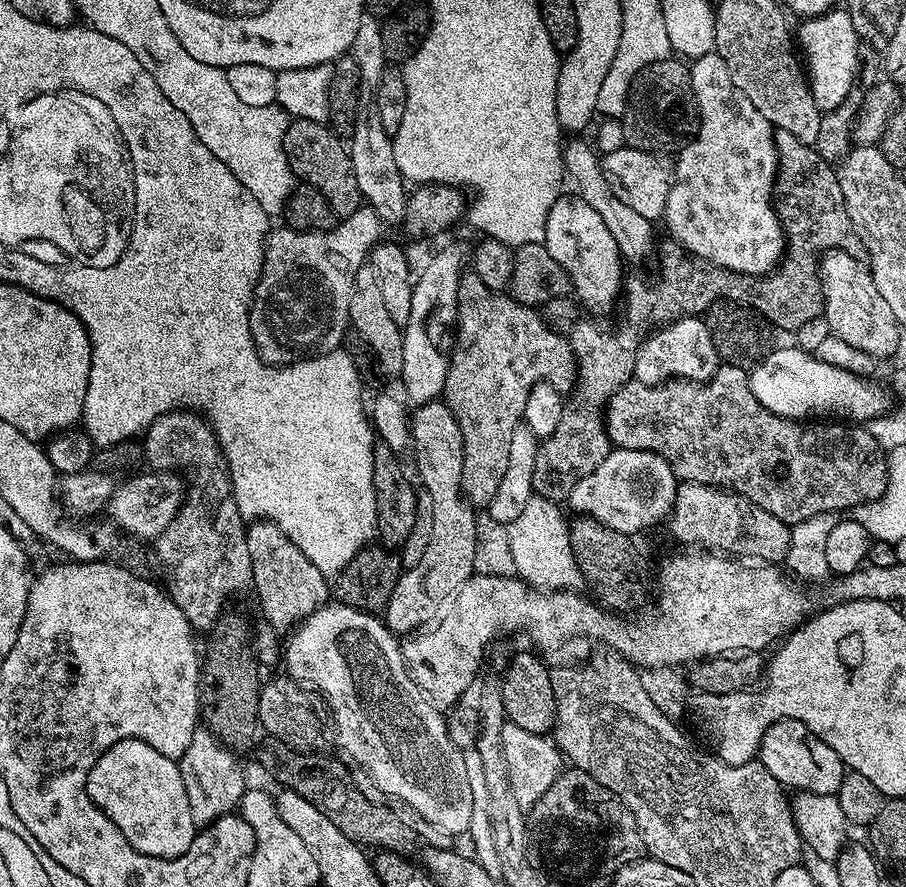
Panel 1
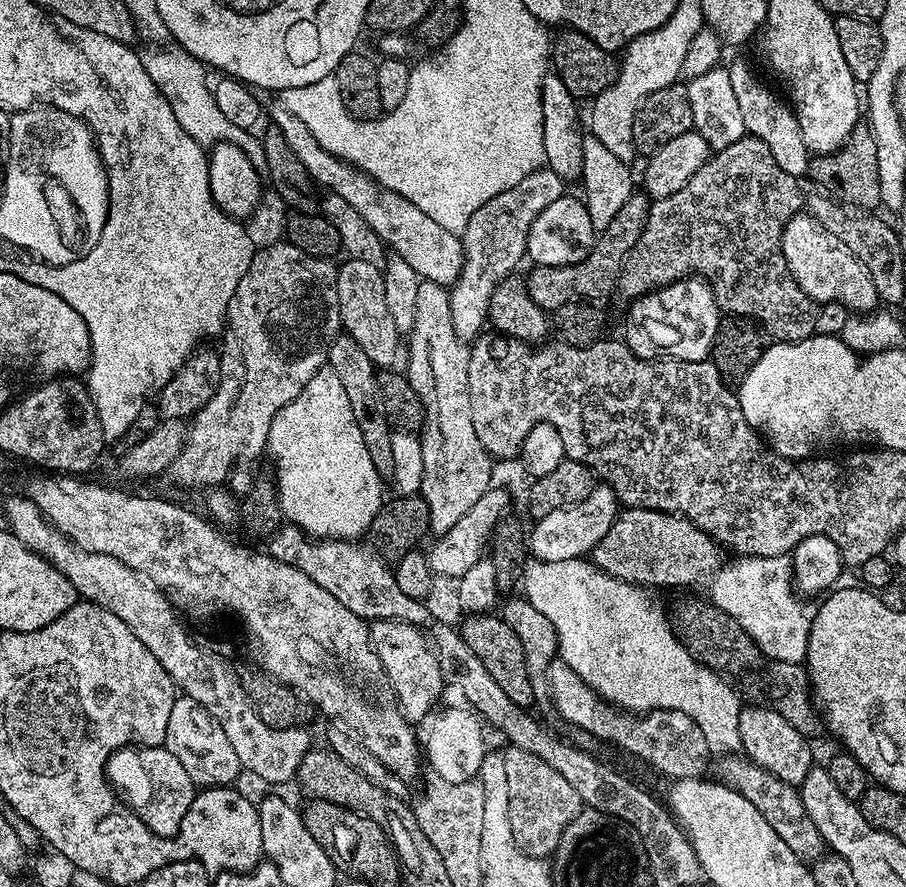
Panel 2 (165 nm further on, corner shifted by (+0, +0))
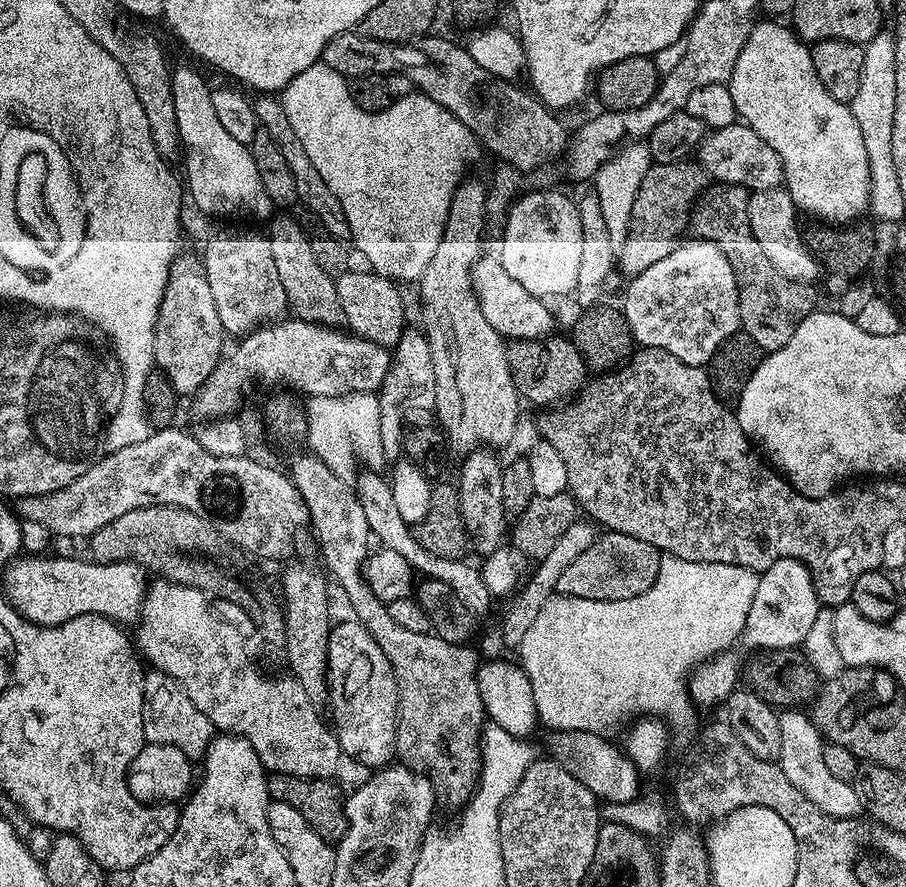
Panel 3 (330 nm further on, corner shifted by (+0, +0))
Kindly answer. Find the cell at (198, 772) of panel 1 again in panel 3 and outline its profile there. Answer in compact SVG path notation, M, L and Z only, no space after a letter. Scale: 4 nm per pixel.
M148 670L144 673L144 705L142 706L142 730L144 738L150 744L165 744L166 746L178 746L182 754L189 758L203 757L208 749L214 729L210 718L186 698L186 694L165 672Z

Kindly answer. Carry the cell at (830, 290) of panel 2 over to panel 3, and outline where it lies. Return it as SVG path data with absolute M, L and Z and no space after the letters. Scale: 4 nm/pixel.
M783 187L771 188L765 192L752 192L748 198L748 217L750 230L754 230L754 238L758 238L758 246L770 258L774 270L795 284L811 285L812 280L821 279L822 265L814 255L806 240L800 237L800 228L796 225L798 209Z

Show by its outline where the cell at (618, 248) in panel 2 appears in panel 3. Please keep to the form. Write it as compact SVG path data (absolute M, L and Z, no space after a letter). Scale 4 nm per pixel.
M695 159L679 160L678 162L666 162L657 164L653 162L650 170L646 170L646 178L642 178L642 186L638 186L638 194L634 198L634 210L632 211L632 228L628 231L626 242L618 250L618 272L624 278L631 278L642 274L642 270L654 266L654 262L666 258L681 243L682 237L689 231L692 209L697 200L705 191L706 173L703 166Z

